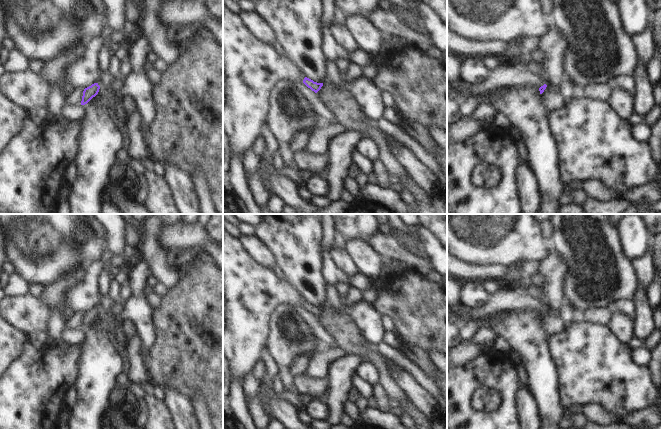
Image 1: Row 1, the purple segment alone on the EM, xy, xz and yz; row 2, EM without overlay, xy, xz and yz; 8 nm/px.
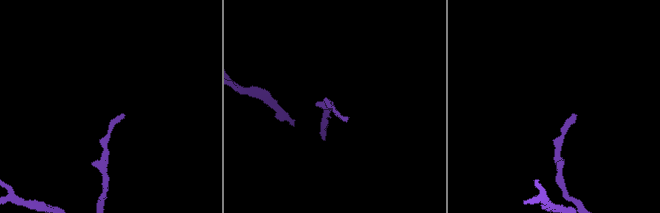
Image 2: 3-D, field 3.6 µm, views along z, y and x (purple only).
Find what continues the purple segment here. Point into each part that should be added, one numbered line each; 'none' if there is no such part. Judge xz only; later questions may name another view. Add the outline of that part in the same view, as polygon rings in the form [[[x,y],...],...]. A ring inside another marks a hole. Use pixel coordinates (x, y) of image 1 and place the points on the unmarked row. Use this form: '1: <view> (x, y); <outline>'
none

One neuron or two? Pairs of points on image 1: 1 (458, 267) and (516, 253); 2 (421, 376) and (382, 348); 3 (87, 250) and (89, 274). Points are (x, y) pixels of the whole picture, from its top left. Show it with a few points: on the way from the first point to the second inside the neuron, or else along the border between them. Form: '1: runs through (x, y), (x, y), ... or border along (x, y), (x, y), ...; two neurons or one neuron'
1: border along (457, 259), (469, 264), (492, 264); two neurons
2: runs through (411, 368), (392, 354); one neuron
3: border along (98, 259), (91, 262), (85, 268); two neurons

